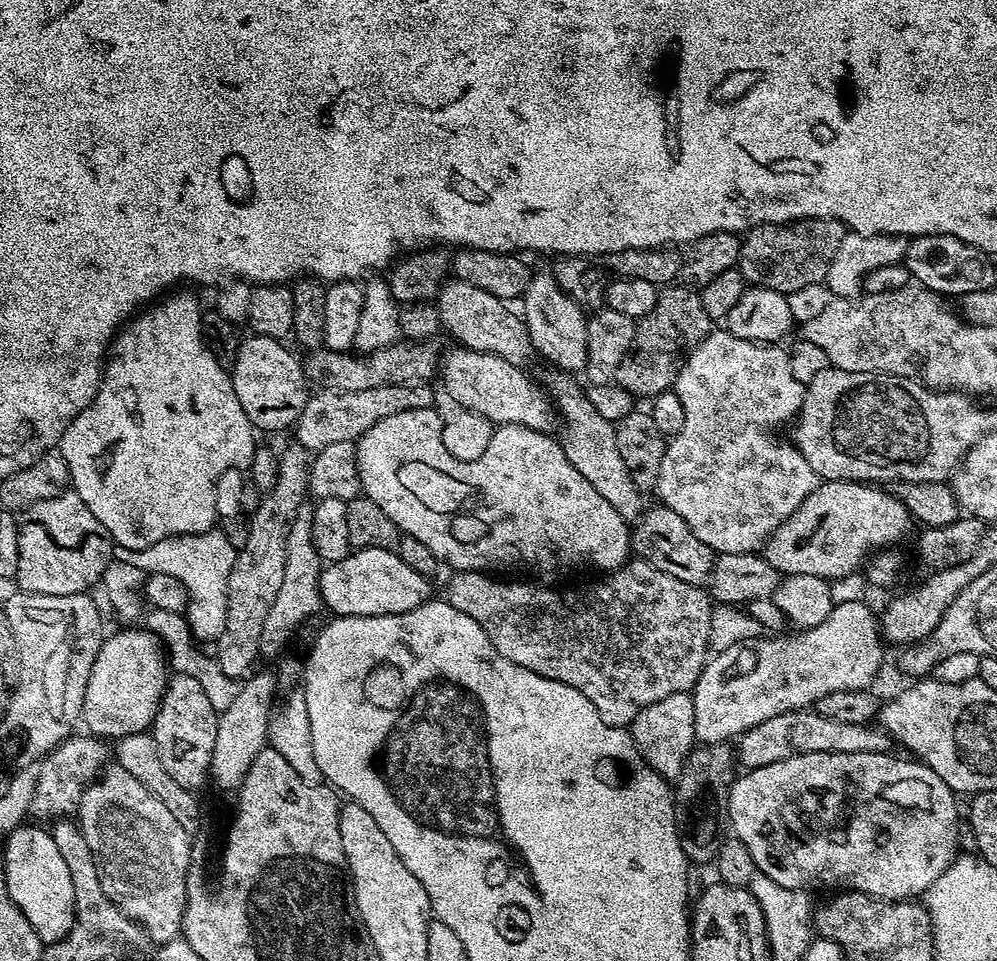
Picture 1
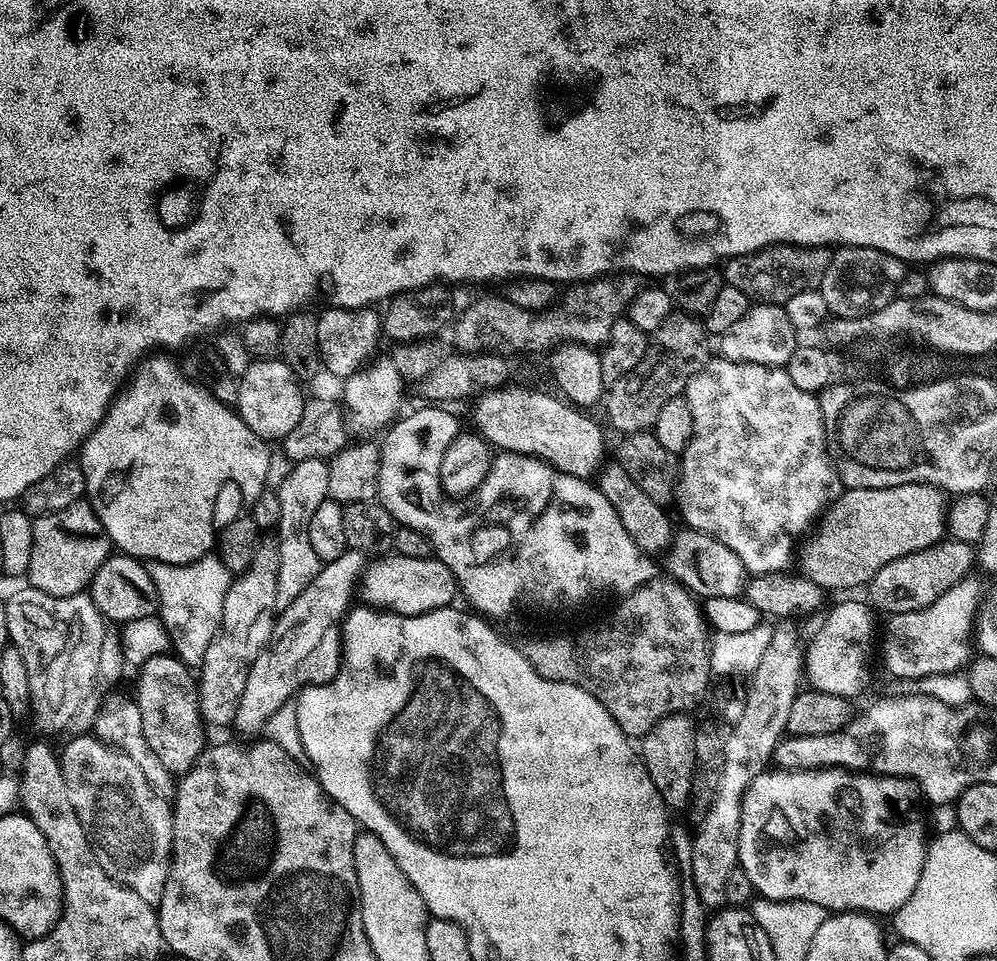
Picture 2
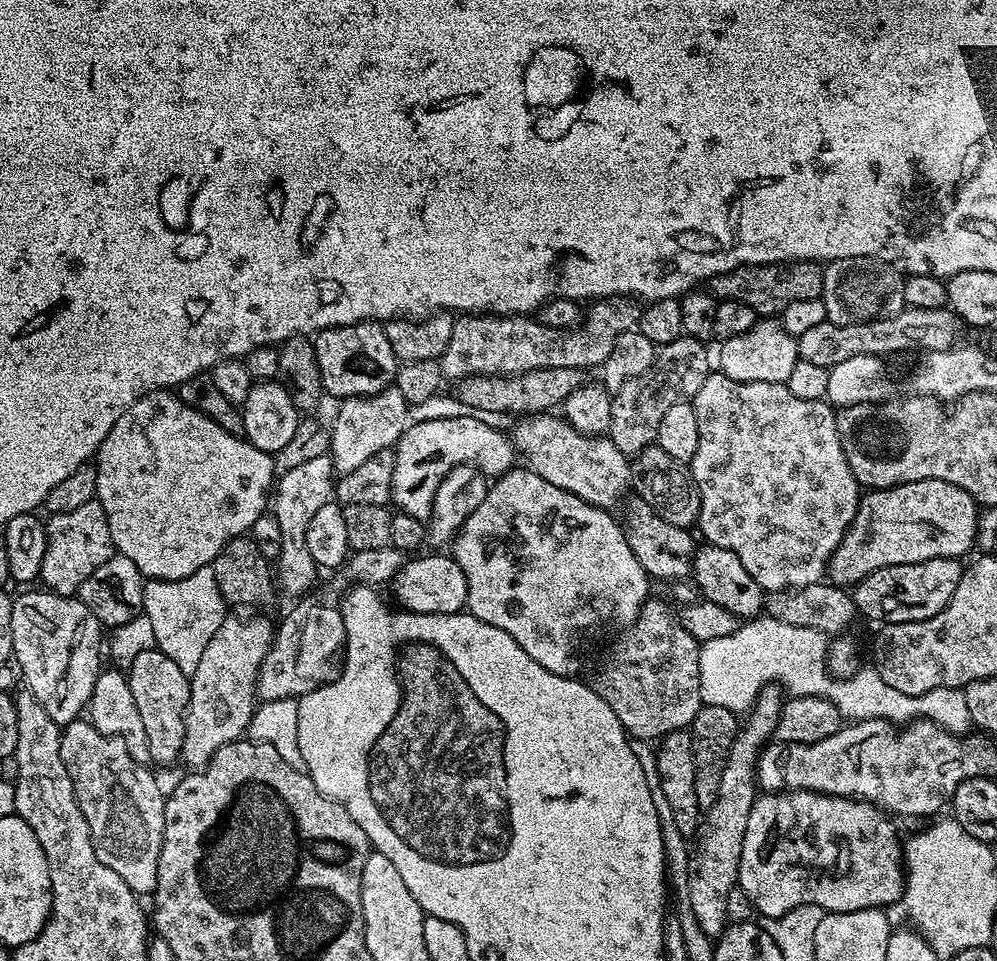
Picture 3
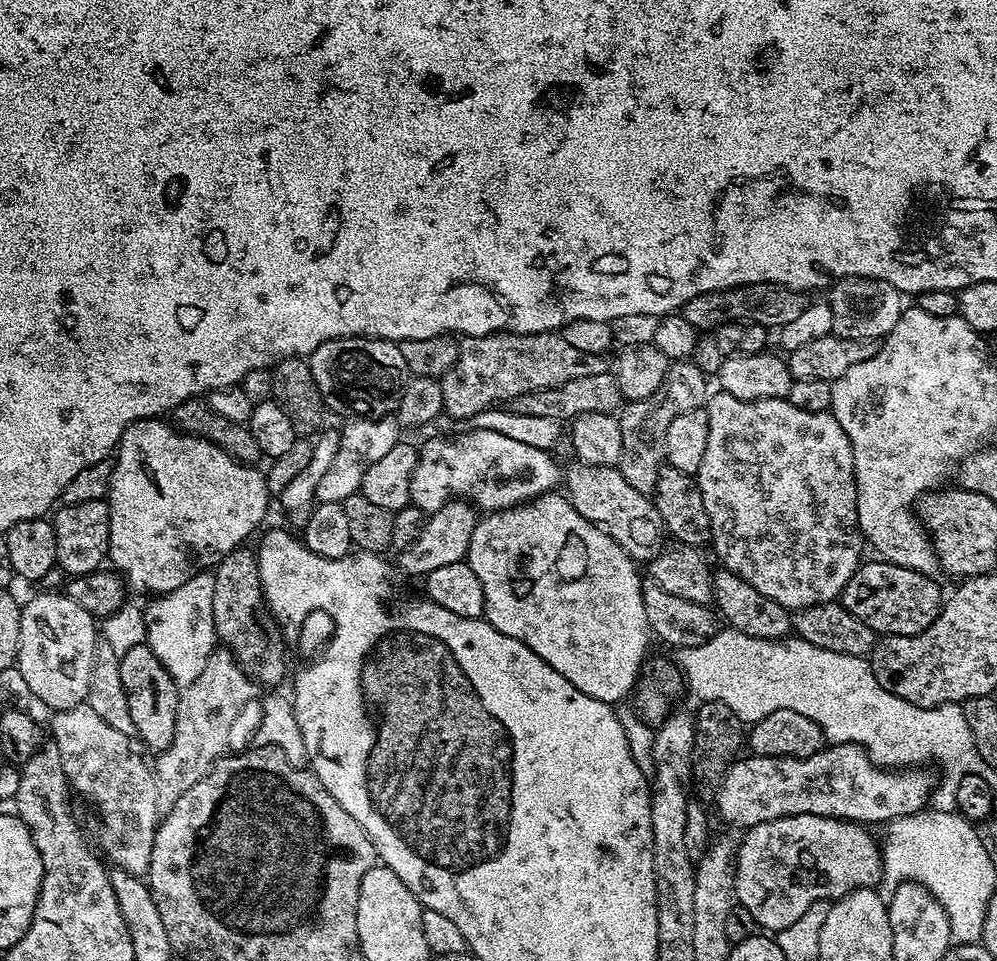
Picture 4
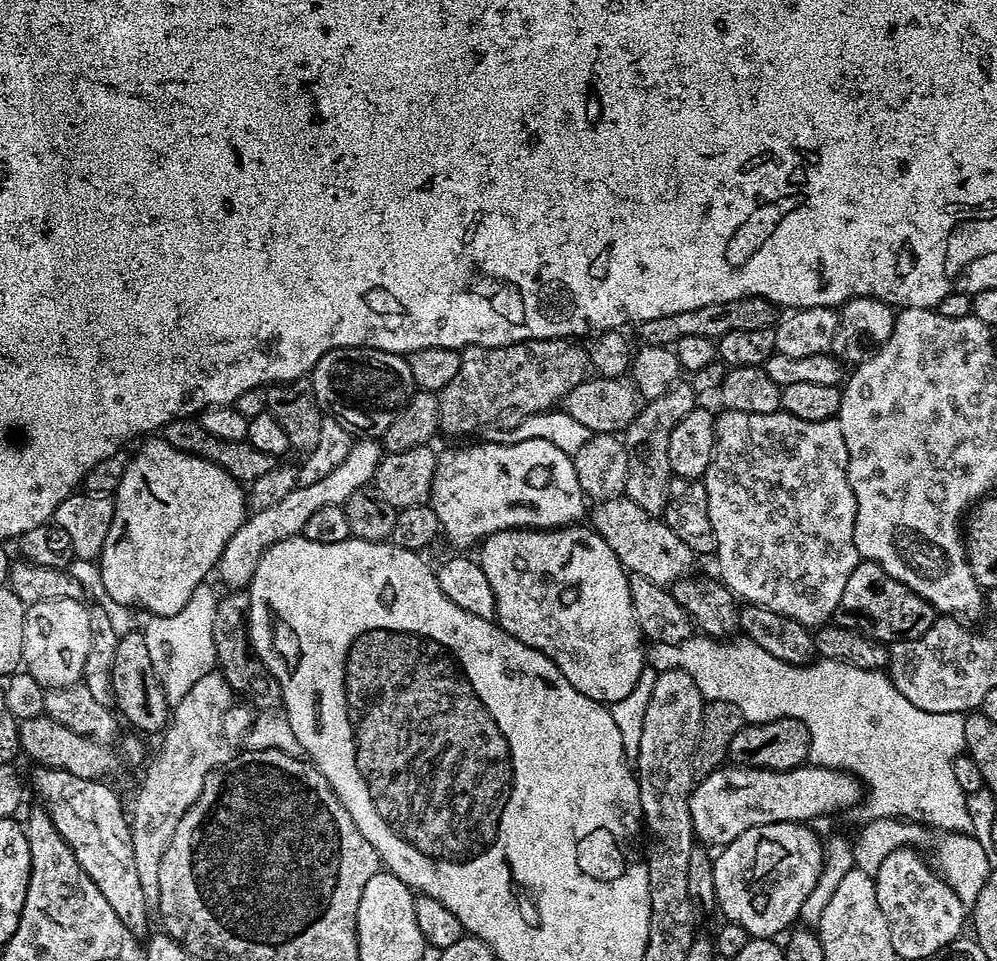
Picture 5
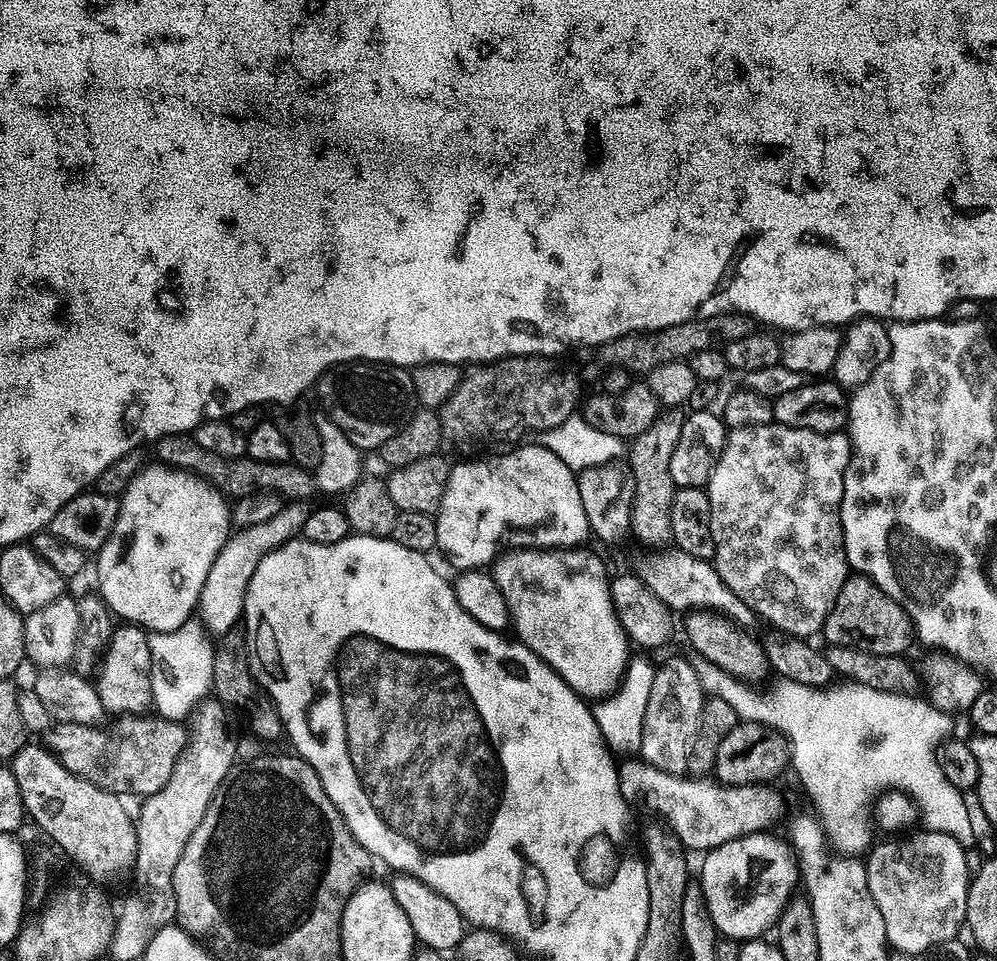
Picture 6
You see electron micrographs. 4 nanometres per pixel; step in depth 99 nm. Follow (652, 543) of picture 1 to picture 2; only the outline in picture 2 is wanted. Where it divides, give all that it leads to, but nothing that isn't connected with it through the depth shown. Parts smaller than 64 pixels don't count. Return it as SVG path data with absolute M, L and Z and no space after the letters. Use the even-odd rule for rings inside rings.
M684 526L673 535L668 543L666 551L663 553L664 564L662 560L662 568L664 568L669 577L676 583L687 588L693 596L709 600L710 598L734 598L741 595L746 588L746 569L743 562L738 558L738 554L734 554L734 550L730 550L730 546L722 546L722 542L718 542L718 538L714 538L705 532L699 532L693 528Z

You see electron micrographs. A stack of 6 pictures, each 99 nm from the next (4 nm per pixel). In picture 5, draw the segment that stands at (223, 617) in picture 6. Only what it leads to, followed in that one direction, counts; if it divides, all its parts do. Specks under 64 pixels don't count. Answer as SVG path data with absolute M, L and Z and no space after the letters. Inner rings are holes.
M362 438L353 443L350 453L337 468L330 470L326 478L322 478L317 484L306 484L298 486L282 502L277 502L275 506L270 506L267 510L252 512L238 530L234 530L234 538L226 542L226 546L220 555L218 573L220 580L228 590L244 590L252 582L252 575L262 558L262 554L270 546L282 542L291 536L299 536L303 533L310 514L318 510L321 506L331 504L343 504L354 490L369 485L374 479L376 468L380 464L380 459L384 455L383 447L379 441L372 438Z

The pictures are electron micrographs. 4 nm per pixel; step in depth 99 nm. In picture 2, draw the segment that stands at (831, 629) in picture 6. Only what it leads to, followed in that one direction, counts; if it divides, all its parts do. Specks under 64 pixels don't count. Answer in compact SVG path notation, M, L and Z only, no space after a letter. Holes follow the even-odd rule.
M945 538L912 554L894 558L894 562L886 562L886 566L882 566L878 574L874 574L866 592L872 595L871 607L880 612L884 611L884 614L922 610L942 598L942 594L946 594L950 586L948 576L963 577L975 564L976 548L971 543Z

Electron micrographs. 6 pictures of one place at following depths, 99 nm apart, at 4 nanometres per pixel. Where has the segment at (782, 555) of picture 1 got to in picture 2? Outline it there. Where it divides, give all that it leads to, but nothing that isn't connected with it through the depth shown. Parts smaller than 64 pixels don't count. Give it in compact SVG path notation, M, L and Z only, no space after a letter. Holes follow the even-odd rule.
M929 484L841 491L811 529L812 537L801 548L799 545L799 571L825 590L867 586L886 562L945 539L945 511L945 493Z

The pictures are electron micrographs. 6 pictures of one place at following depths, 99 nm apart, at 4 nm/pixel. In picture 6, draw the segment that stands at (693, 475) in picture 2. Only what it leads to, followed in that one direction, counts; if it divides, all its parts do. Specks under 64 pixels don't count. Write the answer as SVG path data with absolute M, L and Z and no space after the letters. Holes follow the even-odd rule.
M771 423L752 426L738 426L731 429L724 437L724 449L720 455L720 461L714 466L714 470L708 479L707 494L710 498L710 534L714 538L714 550L716 558L714 567L720 575L720 580L746 606L752 609L757 617L769 620L771 627L783 632L789 632L792 636L812 638L824 627L826 618L838 598L838 590L848 581L850 569L848 555L844 549L844 526L840 520L840 507L844 498L844 475L848 469L848 462L852 459L852 442L843 431L815 432L814 430L802 430L794 426Z

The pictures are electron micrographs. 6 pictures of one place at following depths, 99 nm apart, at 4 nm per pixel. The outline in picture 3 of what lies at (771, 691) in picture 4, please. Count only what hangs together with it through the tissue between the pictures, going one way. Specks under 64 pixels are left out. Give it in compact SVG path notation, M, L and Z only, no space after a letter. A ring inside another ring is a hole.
M761 614L747 622L741 623L734 634L726 634L726 638L705 640L700 645L700 703L726 706L726 710L737 714L744 714L751 709L756 695L765 686L778 682L781 689L787 690L792 696L821 696L834 706L838 706L841 717L845 721L857 720L886 720L893 725L900 726L905 722L918 719L933 720L935 724L945 728L948 732L964 734L967 728L973 727L970 710L966 710L966 698L959 688L935 688L921 696L902 694L894 690L894 686L886 686L877 674L875 667L861 667L852 676L836 679L828 669L829 637L818 630L810 630L806 626L790 626L786 622L778 622L774 617Z

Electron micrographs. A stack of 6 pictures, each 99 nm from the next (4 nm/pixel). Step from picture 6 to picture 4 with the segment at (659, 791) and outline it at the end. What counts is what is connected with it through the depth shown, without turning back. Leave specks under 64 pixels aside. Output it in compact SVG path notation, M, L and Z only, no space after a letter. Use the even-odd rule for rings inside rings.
M829 743L818 754L810 758L793 756L753 756L733 759L724 781L716 791L714 805L720 816L728 824L737 824L740 830L753 828L755 824L777 820L783 816L798 814L818 814L832 816L835 820L851 820L853 824L873 826L887 825L889 820L897 820L921 811L929 803L934 791L934 776L920 766L909 766L903 770L889 770L875 764L859 744Z

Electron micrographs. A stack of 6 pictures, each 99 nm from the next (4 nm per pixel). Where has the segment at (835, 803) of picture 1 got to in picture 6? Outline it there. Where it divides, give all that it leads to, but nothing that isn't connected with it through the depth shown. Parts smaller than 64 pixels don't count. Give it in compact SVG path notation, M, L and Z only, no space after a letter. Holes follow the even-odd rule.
M767 831L755 832L749 836L743 836L742 838L734 838L730 842L726 842L717 848L709 848L706 855L703 859L701 859L705 860L700 864L700 876L698 876L698 883L703 886L704 897L706 898L708 909L710 910L710 916L714 922L716 931L720 936L730 936L741 942L747 942L763 937L765 935L764 931L766 931L767 928L769 931L769 929L775 925L776 921L780 919L781 915L783 915L784 909L788 907L789 901L793 899L794 893L792 893L792 891L796 888L796 880L798 884L798 881L801 879L802 869L798 863L798 857L791 843L789 843L787 839L779 840L778 837L772 835L776 834L773 834L771 831Z

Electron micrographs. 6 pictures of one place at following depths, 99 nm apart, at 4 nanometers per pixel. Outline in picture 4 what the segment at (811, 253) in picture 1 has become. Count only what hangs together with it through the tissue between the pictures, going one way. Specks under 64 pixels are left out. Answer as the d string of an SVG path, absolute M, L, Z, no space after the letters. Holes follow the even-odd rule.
M743 284L737 288L727 288L721 292L707 292L685 302L682 315L690 326L697 330L715 330L726 320L748 320L752 324L761 324L769 330L778 330L786 326L806 310L809 297L802 292L781 288L775 284Z

